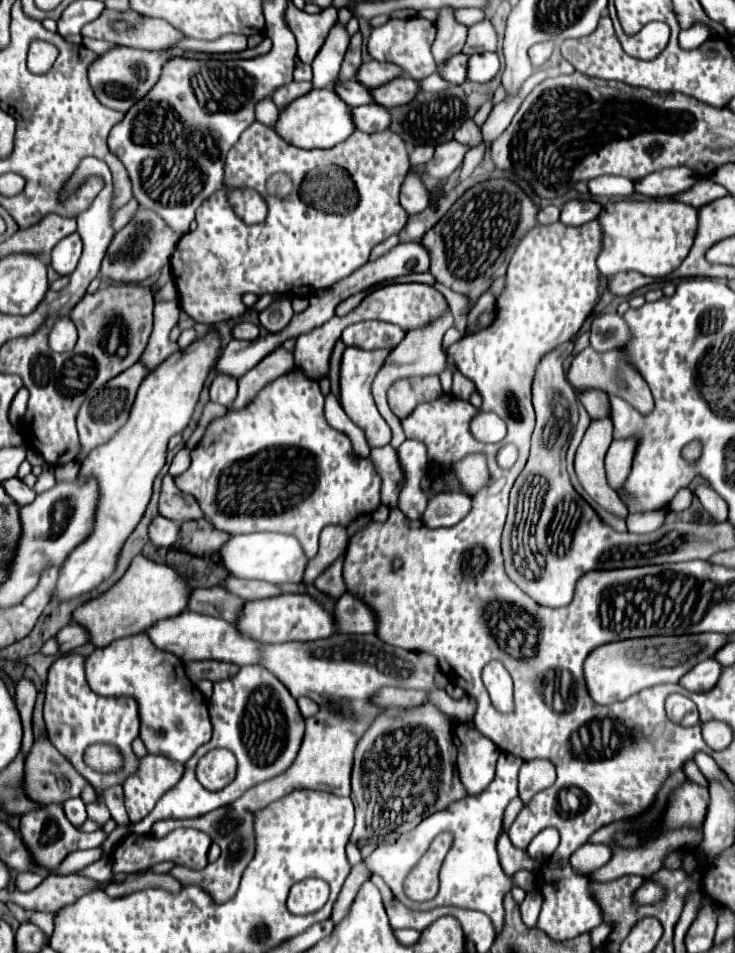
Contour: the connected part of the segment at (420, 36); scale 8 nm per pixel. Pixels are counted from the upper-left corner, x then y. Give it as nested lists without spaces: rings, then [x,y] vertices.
[[[410,17],[410,19],[390,19],[388,23],[374,27],[368,39],[368,53],[376,61],[390,61],[404,69],[404,73],[416,81],[436,73],[436,63],[430,53],[430,47],[436,37],[436,27],[432,21],[422,17]]]

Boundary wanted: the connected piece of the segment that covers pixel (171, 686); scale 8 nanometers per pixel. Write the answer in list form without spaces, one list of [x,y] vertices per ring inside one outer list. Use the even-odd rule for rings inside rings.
[[[136,635],[130,639],[118,639],[118,643],[112,643],[104,649],[94,649],[90,657],[86,657],[86,677],[88,685],[94,693],[102,697],[134,697],[140,707],[140,739],[144,741],[148,753],[162,755],[166,759],[186,763],[194,751],[208,743],[212,737],[212,723],[208,717],[208,707],[204,695],[198,691],[198,687],[186,677],[182,661],[166,651],[160,651],[154,647],[154,643],[148,639],[148,635]]]

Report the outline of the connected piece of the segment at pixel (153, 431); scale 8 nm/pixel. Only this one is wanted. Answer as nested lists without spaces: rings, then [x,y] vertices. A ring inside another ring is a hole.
[[[212,333],[204,339],[196,339],[190,347],[170,355],[142,381],[128,423],[120,427],[110,441],[92,449],[80,463],[78,479],[94,479],[98,483],[94,527],[88,539],[84,539],[64,561],[56,589],[52,591],[52,601],[66,603],[74,597],[90,593],[100,583],[110,579],[110,575],[116,571],[122,547],[142,521],[152,497],[154,479],[166,463],[168,439],[186,429],[200,397],[204,379],[210,369],[214,369],[218,351],[220,339],[216,333]]]

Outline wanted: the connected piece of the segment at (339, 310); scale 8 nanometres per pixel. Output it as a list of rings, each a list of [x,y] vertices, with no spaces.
[[[362,291],[362,293],[356,293],[356,295],[350,295],[348,299],[344,299],[342,303],[338,303],[338,307],[336,307],[336,315],[346,315],[346,313],[350,313],[360,301],[362,301],[362,297],[364,297],[364,293],[368,293],[368,291]]]

